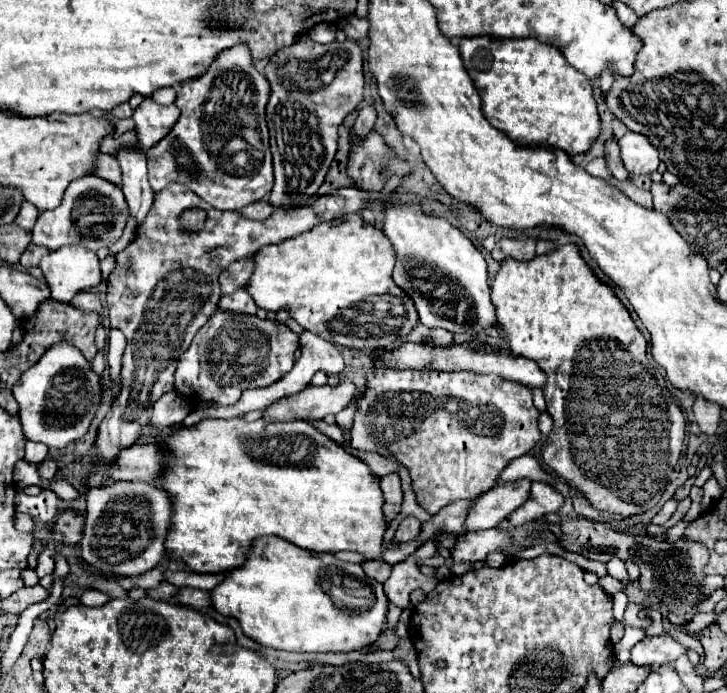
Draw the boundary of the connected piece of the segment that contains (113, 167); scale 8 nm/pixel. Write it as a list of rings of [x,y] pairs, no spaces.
[[[103,152],[95,154],[95,174],[105,178],[105,180],[111,180],[117,186],[121,184],[119,164],[115,164],[115,158],[109,156],[109,154],[103,154]]]

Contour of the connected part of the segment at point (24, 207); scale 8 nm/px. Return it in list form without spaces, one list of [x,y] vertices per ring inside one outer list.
[[[23,202],[23,204],[21,204],[19,214],[15,216],[15,224],[17,224],[17,226],[21,226],[23,230],[27,230],[27,232],[29,232],[29,230],[33,228],[33,224],[35,224],[37,216],[39,216],[39,210],[37,210],[31,202]]]

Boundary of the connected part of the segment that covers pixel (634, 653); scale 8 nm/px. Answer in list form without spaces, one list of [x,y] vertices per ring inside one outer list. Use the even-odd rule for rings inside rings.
[[[669,634],[645,636],[631,648],[631,662],[635,666],[661,666],[667,662],[675,662],[685,650],[687,648]]]

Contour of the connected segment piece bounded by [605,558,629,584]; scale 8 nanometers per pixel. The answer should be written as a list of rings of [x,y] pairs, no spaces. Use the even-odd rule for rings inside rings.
[[[615,558],[615,562],[607,562],[607,572],[613,576],[613,578],[619,578],[623,584],[629,582],[629,576],[627,576],[627,570],[625,570],[625,562]]]

